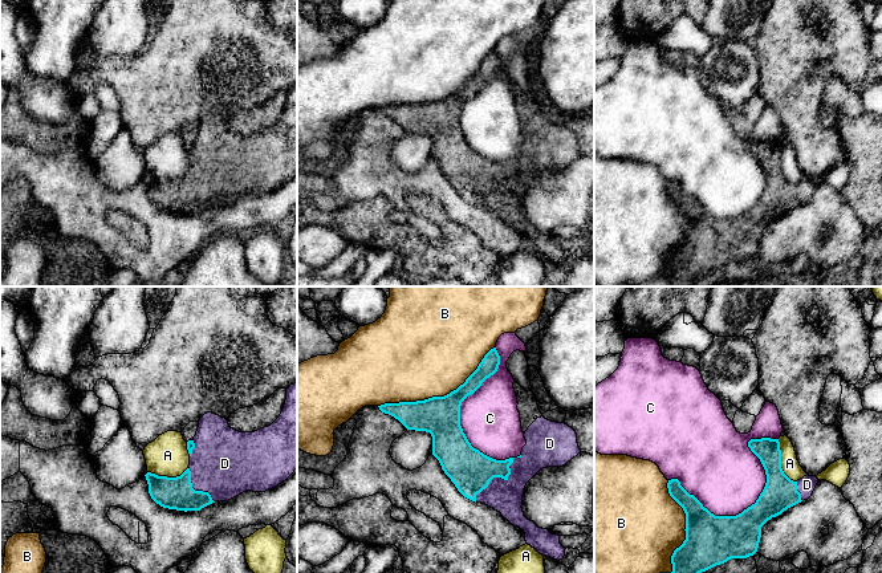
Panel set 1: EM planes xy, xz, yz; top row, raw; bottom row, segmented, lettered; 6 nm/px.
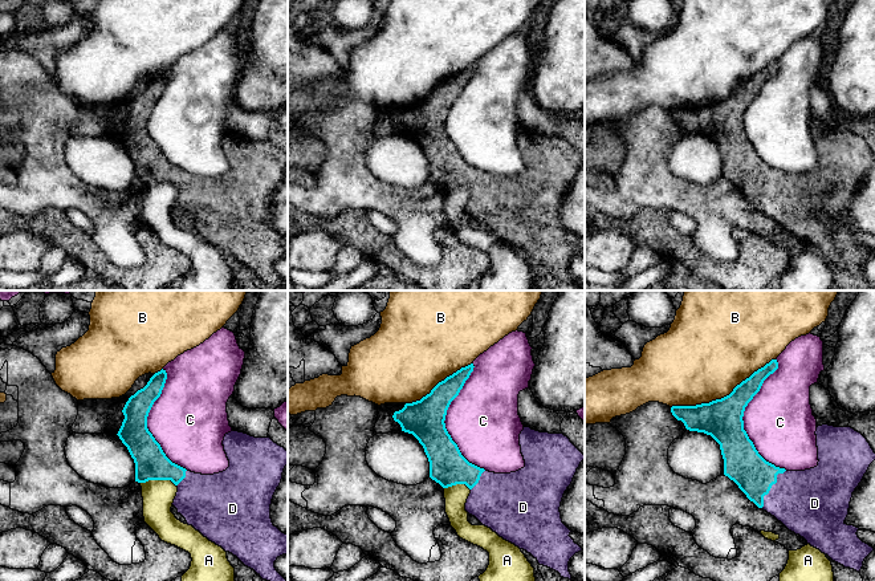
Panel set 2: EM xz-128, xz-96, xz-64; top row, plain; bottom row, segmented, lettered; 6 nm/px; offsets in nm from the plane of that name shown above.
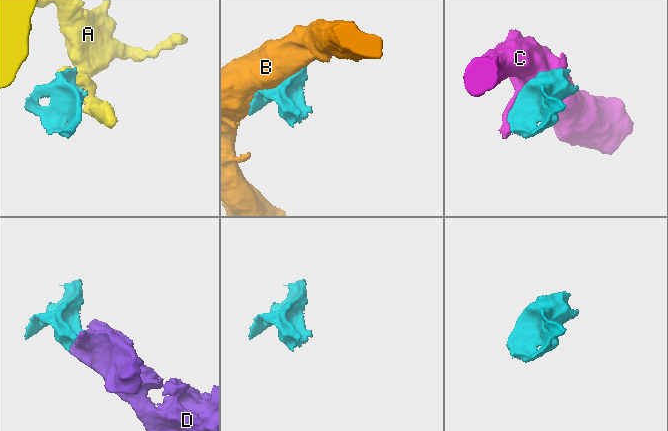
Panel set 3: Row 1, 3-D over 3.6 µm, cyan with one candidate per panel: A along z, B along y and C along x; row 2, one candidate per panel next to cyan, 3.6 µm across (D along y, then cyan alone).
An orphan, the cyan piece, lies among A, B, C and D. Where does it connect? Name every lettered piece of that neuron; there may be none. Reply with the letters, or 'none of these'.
D

